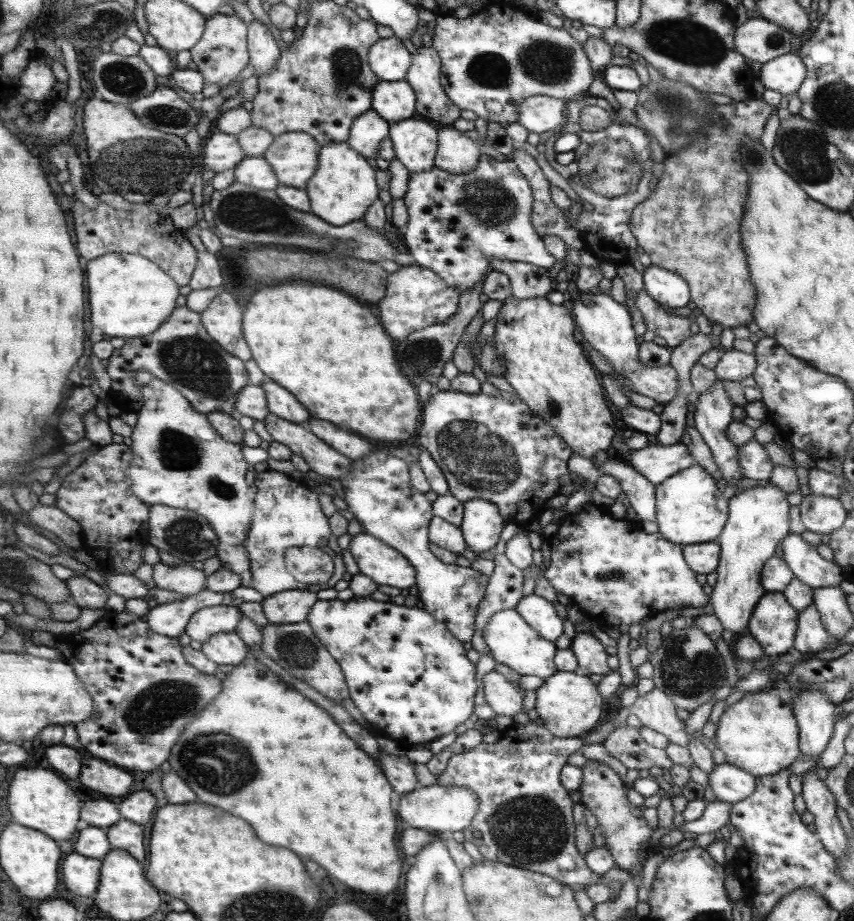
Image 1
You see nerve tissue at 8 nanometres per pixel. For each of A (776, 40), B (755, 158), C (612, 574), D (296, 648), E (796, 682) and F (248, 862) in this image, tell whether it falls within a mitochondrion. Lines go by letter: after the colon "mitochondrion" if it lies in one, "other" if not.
A: mitochondrion
B: mitochondrion
C: mitochondrion
D: mitochondrion
E: mitochondrion
F: other

